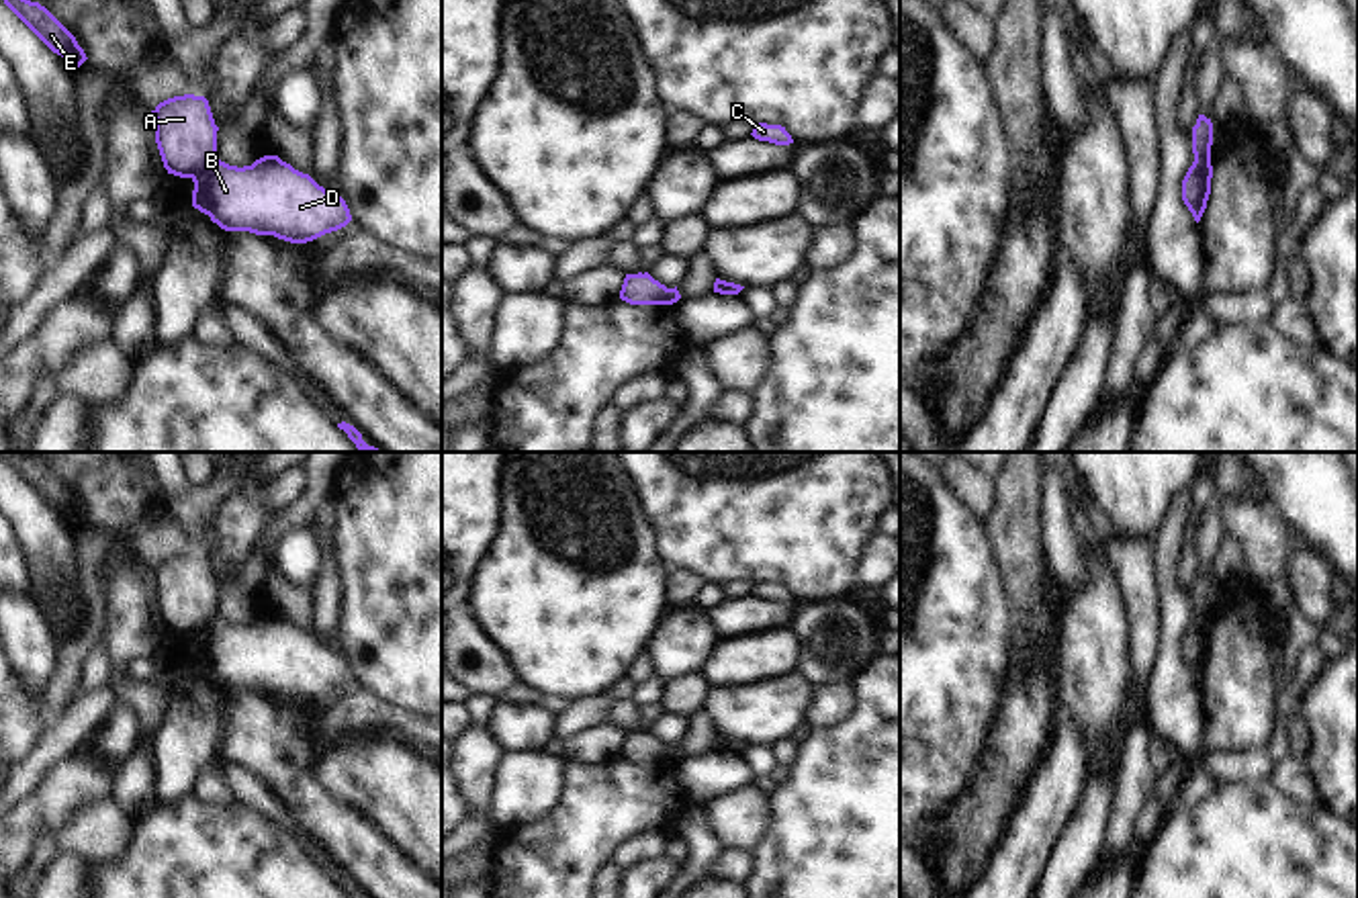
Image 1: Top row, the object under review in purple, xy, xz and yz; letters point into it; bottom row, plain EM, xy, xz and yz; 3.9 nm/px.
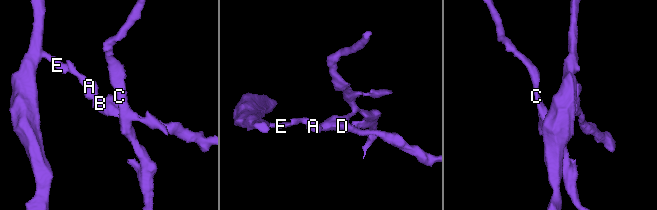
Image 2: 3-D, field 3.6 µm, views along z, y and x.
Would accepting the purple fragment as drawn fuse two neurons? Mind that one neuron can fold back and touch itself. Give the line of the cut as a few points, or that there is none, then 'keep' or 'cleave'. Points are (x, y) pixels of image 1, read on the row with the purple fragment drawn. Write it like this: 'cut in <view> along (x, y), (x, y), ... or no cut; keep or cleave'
cut in xy along (215, 158), (191, 176); cleave

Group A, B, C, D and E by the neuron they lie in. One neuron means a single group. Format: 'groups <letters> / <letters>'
groups A E / B C D

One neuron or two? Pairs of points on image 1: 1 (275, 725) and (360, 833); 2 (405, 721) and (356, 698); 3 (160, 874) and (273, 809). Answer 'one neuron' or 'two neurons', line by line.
1: one neuron
2: one neuron
3: two neurons

